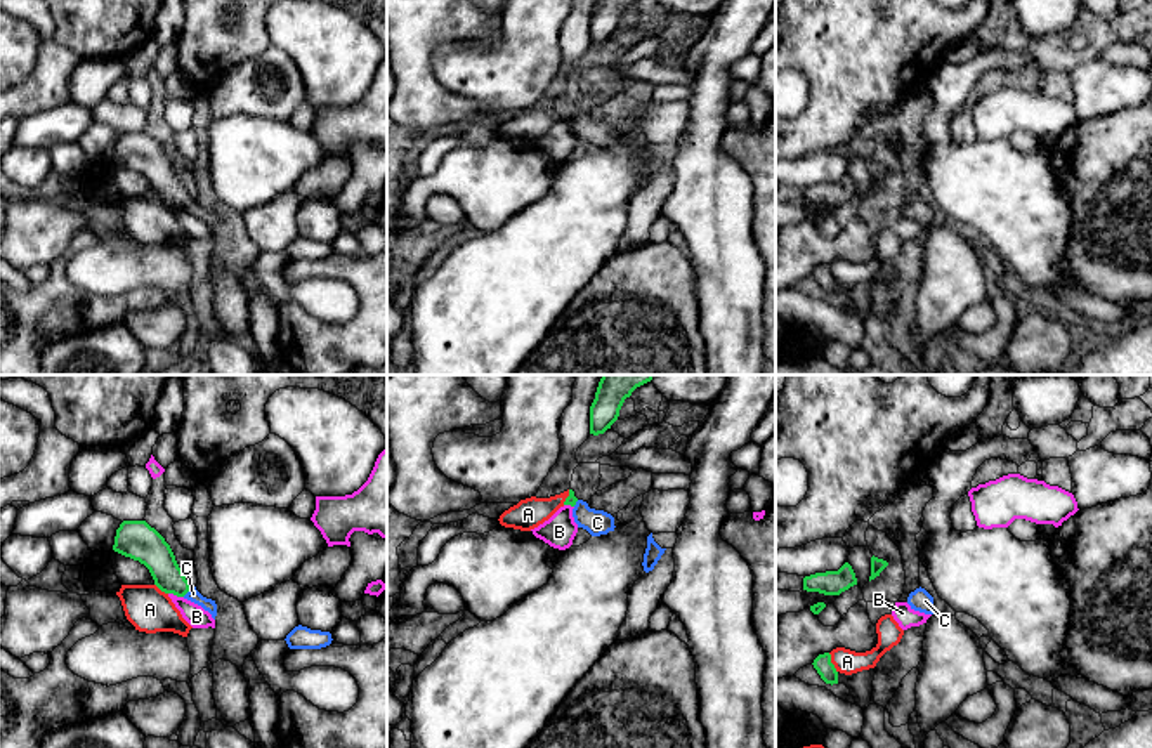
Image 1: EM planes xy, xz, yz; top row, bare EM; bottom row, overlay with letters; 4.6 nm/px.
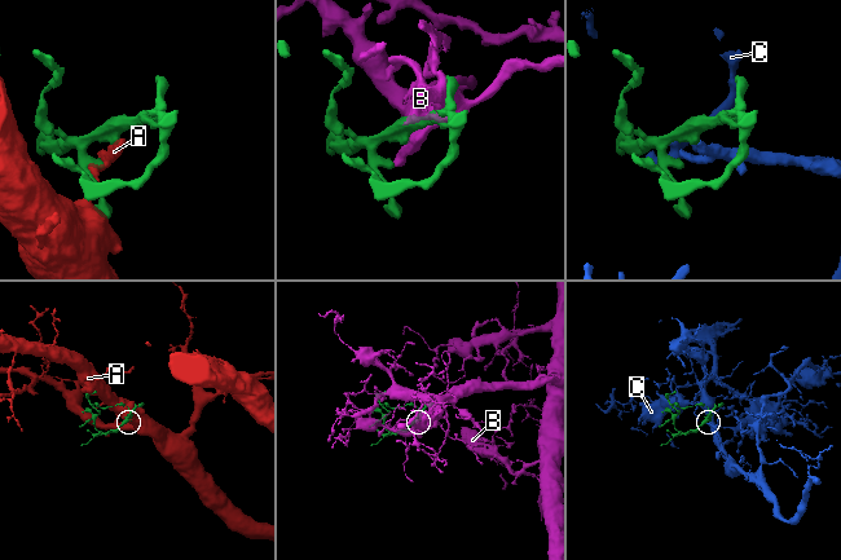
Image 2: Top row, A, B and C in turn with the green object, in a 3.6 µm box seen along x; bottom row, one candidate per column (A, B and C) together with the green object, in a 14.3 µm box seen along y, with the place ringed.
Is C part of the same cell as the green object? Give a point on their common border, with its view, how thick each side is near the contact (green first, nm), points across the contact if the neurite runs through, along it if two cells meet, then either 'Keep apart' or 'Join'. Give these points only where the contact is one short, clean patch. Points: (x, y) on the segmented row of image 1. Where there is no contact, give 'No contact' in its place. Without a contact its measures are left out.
Touches green at xy (186, 592). Thickness 150 nm (green) against 60 nm. Path across: xy (151, 551), (186, 592), (193, 594). Join

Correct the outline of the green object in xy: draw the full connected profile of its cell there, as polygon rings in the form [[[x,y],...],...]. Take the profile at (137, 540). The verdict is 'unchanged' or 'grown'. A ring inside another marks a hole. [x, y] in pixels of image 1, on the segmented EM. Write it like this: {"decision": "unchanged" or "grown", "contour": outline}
{"decision": "grown", "contour": [[[123,521],[116,529],[113,550],[144,564],[154,585],[177,597],[184,597],[217,616],[217,604],[191,587],[165,538],[146,521]]]}

